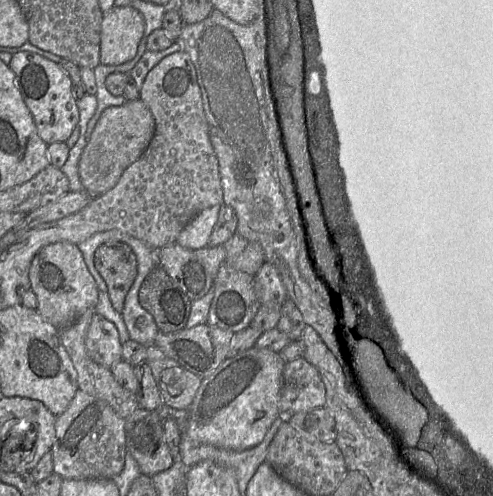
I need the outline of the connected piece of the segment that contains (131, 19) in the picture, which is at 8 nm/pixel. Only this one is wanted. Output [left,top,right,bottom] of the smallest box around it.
[100,6,145,65]

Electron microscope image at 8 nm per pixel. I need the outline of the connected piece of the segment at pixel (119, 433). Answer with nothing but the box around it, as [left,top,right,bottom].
[53,389,127,480]

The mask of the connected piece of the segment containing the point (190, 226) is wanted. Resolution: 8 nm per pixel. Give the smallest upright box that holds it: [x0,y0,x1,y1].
[176,205,220,250]

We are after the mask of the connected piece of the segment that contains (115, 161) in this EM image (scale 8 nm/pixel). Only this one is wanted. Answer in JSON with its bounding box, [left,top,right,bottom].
[78,98,154,197]

